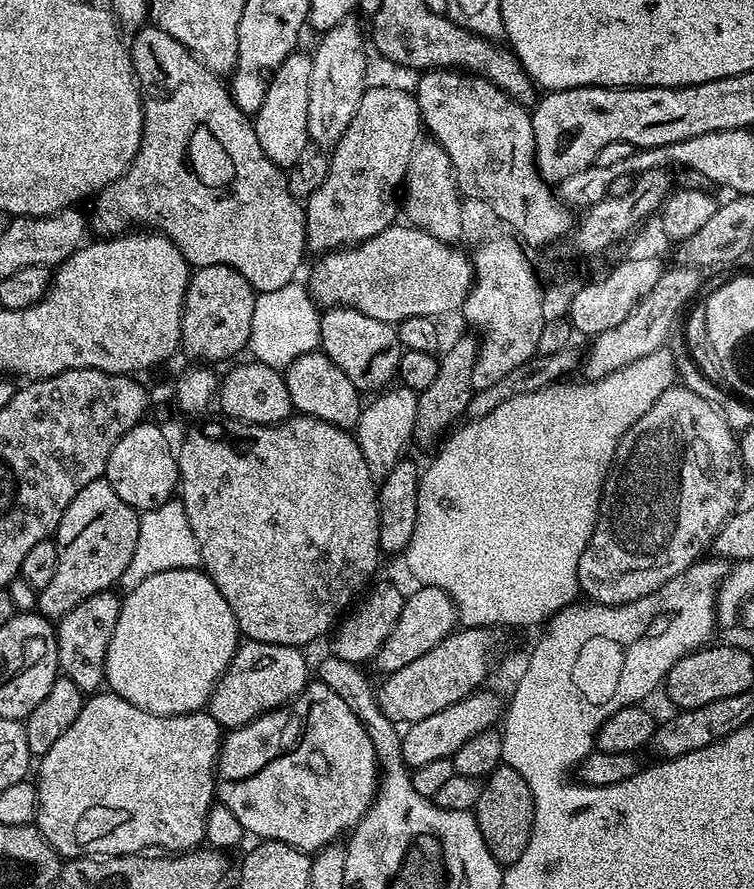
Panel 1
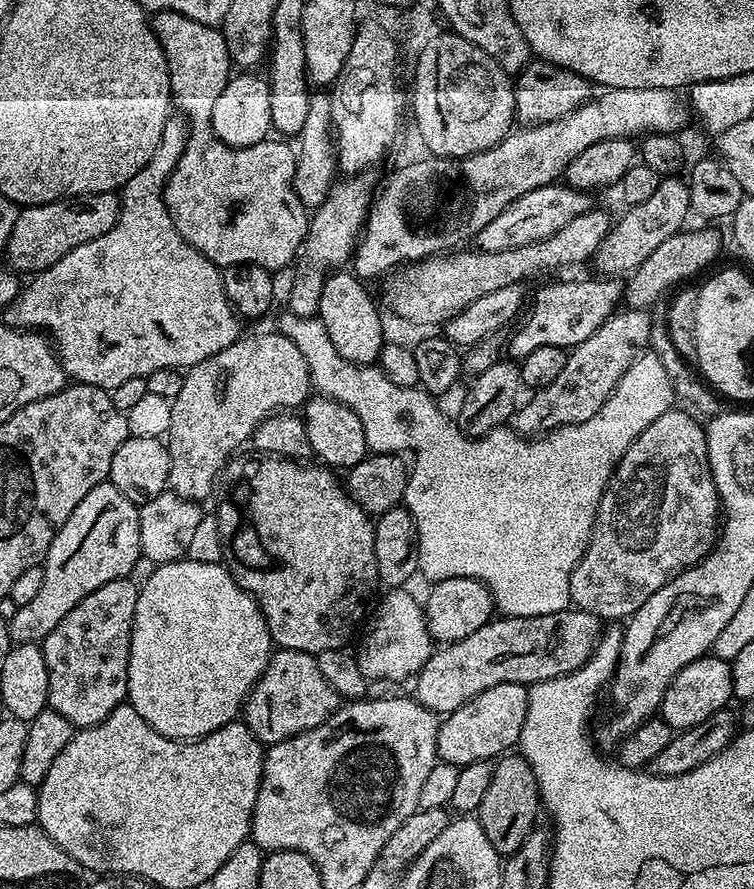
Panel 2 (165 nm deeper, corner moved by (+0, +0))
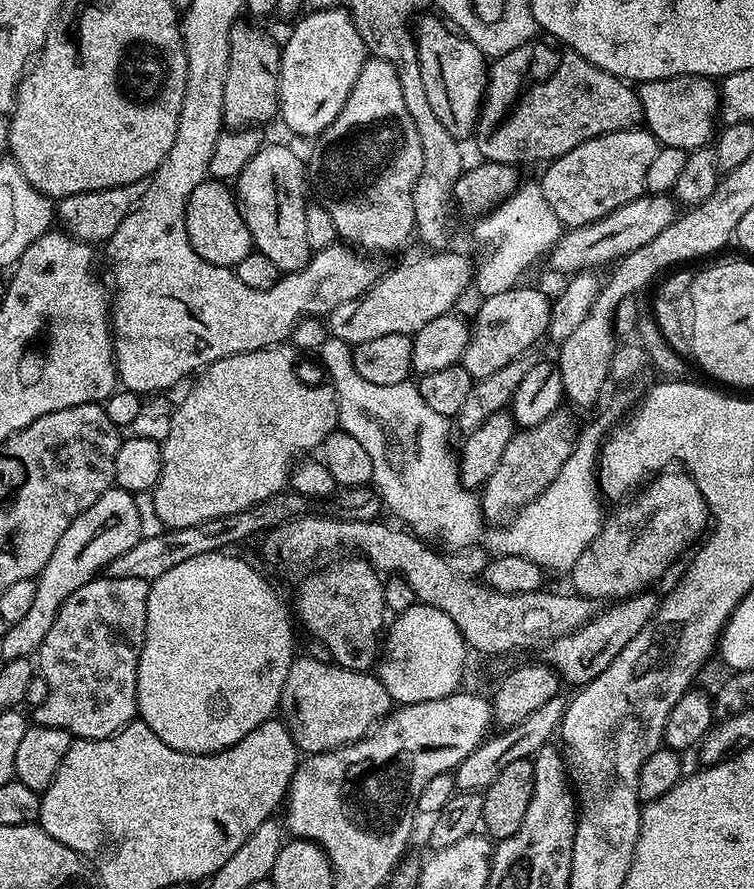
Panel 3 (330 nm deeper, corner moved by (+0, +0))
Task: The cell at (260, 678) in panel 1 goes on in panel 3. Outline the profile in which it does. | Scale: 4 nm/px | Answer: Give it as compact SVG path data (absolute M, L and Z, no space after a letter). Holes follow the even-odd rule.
M306 654L295 657L282 686L279 719L284 721L290 738L301 753L329 752L361 740L374 725L392 711L394 702L386 694L379 675L371 671L355 672L333 662L318 662Z

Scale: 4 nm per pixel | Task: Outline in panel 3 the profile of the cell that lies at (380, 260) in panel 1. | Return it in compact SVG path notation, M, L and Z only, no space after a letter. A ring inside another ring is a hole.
M645 194L626 202L626 206L618 206L606 218L590 222L586 226L569 228L561 235L560 241L548 253L547 263L552 263L556 272L575 274L595 269L598 264L619 261L620 257L638 250L638 246L646 246L666 230L666 226L674 223L678 215L678 204L668 194Z

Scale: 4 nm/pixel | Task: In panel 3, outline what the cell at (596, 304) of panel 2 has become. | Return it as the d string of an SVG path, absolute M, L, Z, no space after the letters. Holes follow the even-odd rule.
M524 287L504 290L480 302L482 304L476 312L476 321L473 319L470 324L462 361L463 368L471 374L473 381L490 378L494 370L502 370L506 362L514 362L514 358L536 344L535 340L540 335L547 333L552 308L550 296L536 288Z

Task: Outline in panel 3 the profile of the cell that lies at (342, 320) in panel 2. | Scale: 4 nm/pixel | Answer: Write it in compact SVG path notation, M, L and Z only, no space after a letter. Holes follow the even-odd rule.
M265 143L246 162L244 169L234 180L236 202L250 230L253 249L266 254L266 258L270 258L270 262L274 262L274 266L278 266L281 273L302 270L308 265L310 259L310 249L306 242L306 210L309 201L304 200L304 188L306 192L305 161L303 159L300 161L284 144Z

